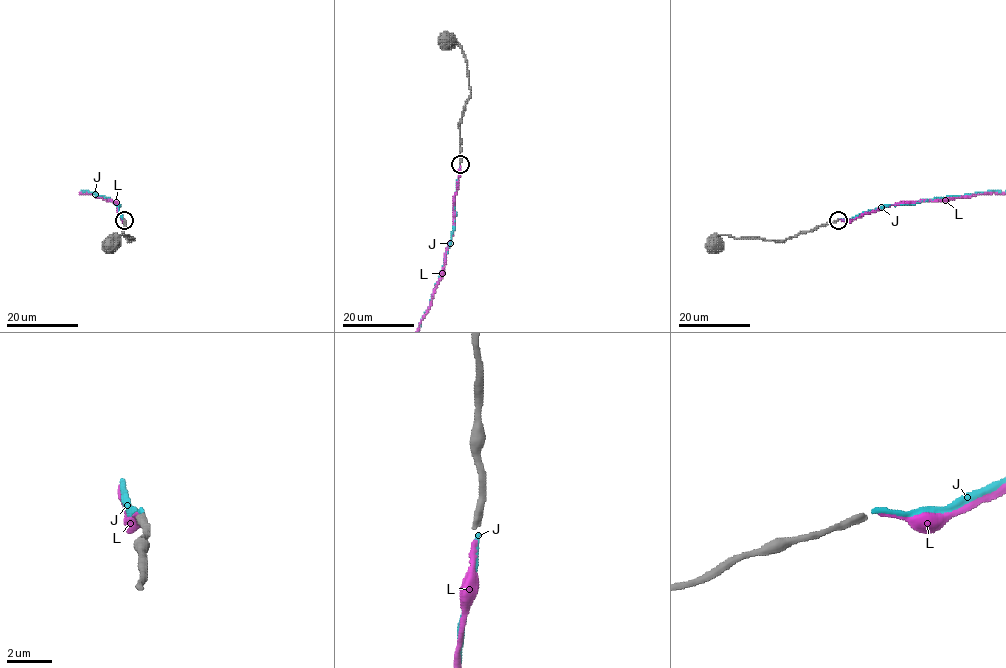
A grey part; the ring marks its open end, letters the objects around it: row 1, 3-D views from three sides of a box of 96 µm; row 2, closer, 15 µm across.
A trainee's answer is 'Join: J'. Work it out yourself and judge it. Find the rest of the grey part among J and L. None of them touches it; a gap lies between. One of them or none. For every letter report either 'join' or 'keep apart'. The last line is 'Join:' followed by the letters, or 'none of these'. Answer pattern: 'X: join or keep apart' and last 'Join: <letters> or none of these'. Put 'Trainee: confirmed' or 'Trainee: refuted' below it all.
J: keep apart
L: join
Join: L
Trainee: refuted

